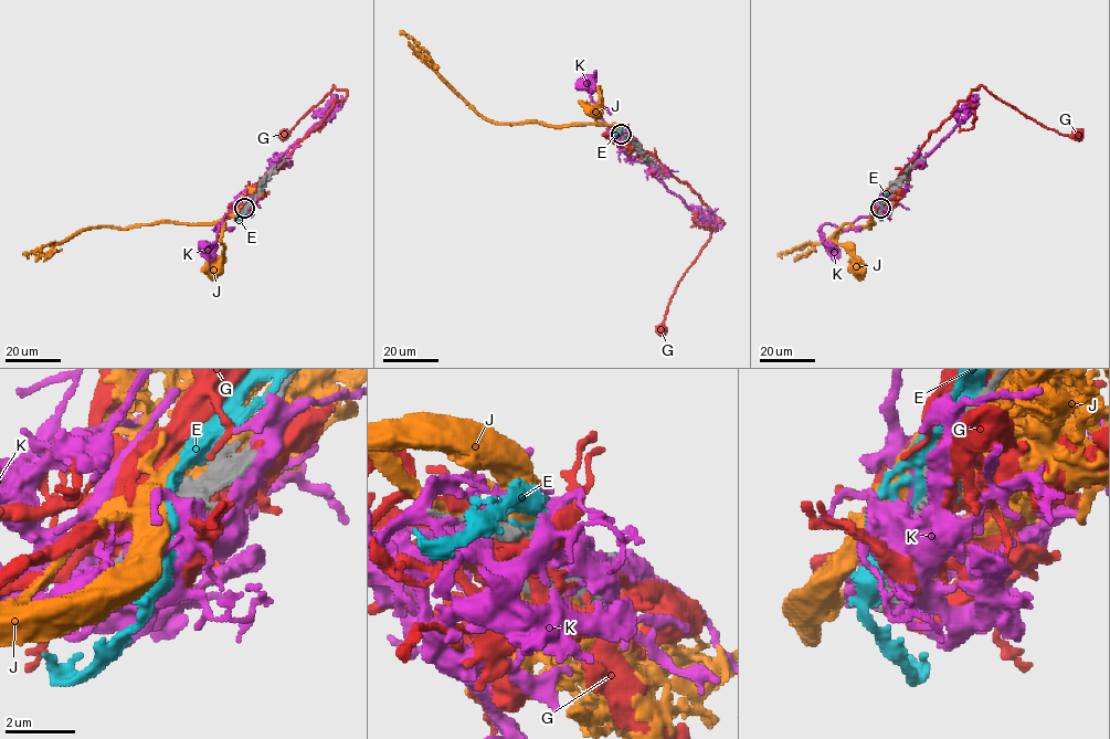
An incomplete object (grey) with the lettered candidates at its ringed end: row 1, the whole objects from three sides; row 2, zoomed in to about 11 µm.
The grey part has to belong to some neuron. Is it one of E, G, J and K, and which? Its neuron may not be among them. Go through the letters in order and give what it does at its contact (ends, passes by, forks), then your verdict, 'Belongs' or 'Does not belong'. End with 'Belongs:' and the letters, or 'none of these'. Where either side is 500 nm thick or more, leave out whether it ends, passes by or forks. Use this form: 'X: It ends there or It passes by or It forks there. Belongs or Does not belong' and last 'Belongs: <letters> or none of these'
E: It ends there. Belongs
G: It forks there. Does not belong
J: Does not belong
K: It forks there. Does not belong
Belongs: E

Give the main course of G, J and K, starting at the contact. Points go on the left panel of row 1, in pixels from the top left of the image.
G: (245, 208), (246, 198), (321, 122), (332, 104), (347, 96), (347, 91), (334, 85), (286, 135), (282, 134)
J: (246, 206), (219, 225), (223, 228), (225, 223), (218, 240), (223, 247), (219, 270)
K: (243, 209), (224, 217), (222, 228), (213, 229), (218, 223), (215, 240), (203, 245)

